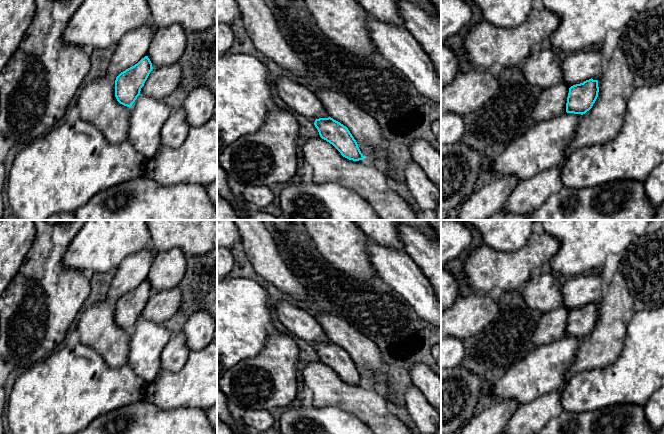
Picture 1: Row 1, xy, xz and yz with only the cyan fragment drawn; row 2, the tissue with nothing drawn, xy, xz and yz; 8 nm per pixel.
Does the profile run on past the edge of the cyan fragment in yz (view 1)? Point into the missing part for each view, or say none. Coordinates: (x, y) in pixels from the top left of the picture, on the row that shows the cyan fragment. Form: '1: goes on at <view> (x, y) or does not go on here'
1: does not go on here

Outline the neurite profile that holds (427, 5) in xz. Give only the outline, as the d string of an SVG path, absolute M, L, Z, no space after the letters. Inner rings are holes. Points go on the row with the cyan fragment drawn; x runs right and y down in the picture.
M404 0L414 4L417 4L423 8L427 13L433 16L439 16L436 6L430 0Z

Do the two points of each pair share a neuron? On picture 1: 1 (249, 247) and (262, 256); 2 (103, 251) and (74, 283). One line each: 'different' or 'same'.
1: same
2: different

